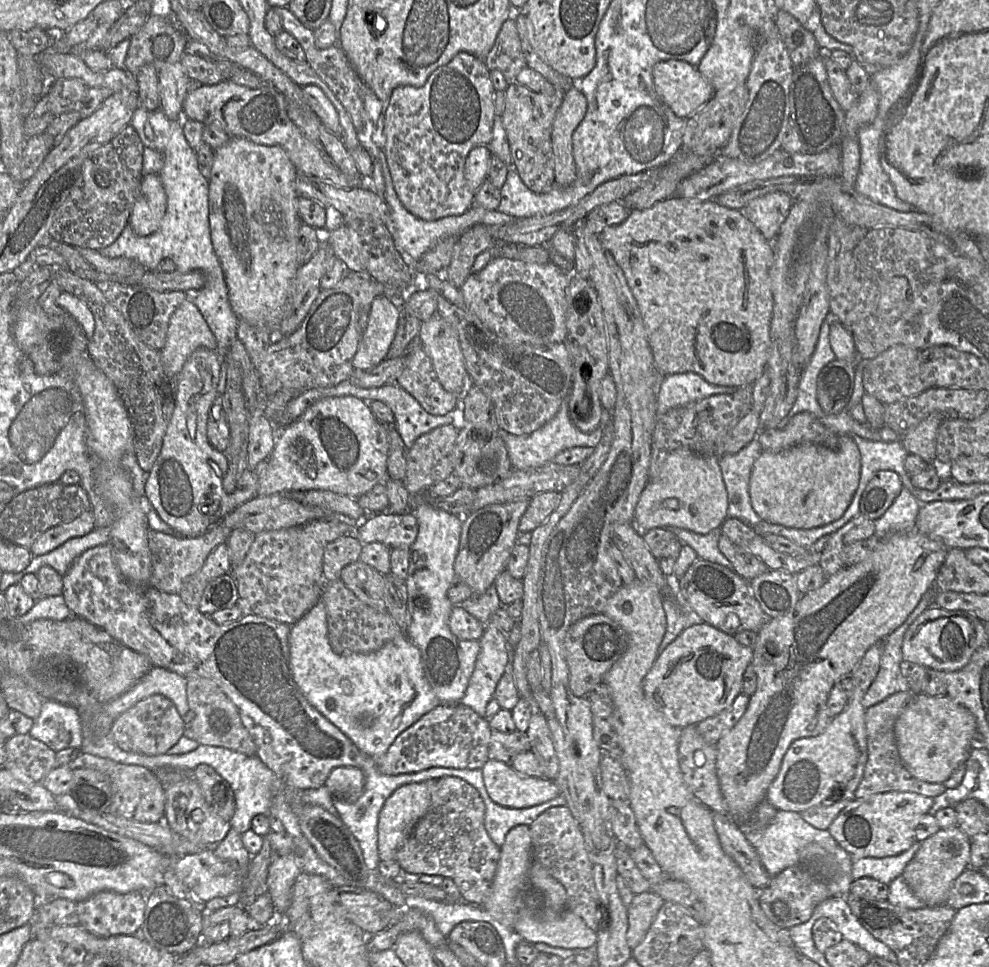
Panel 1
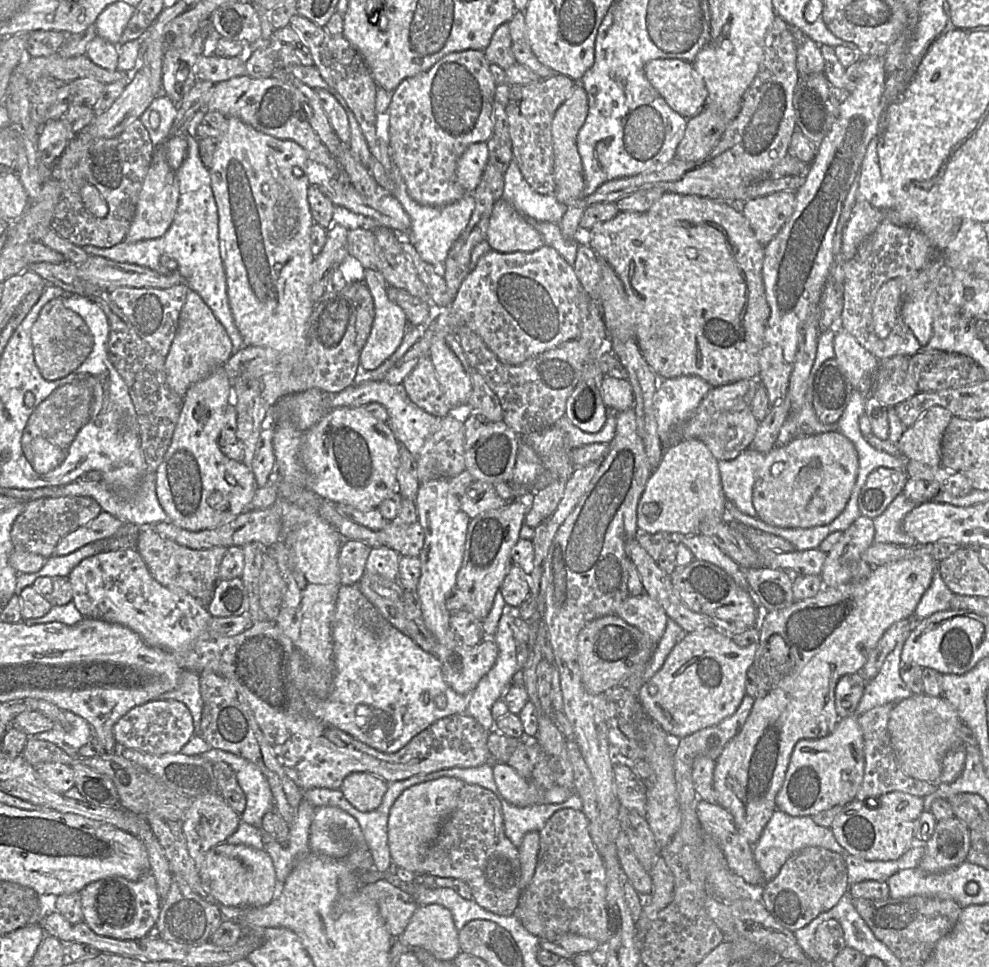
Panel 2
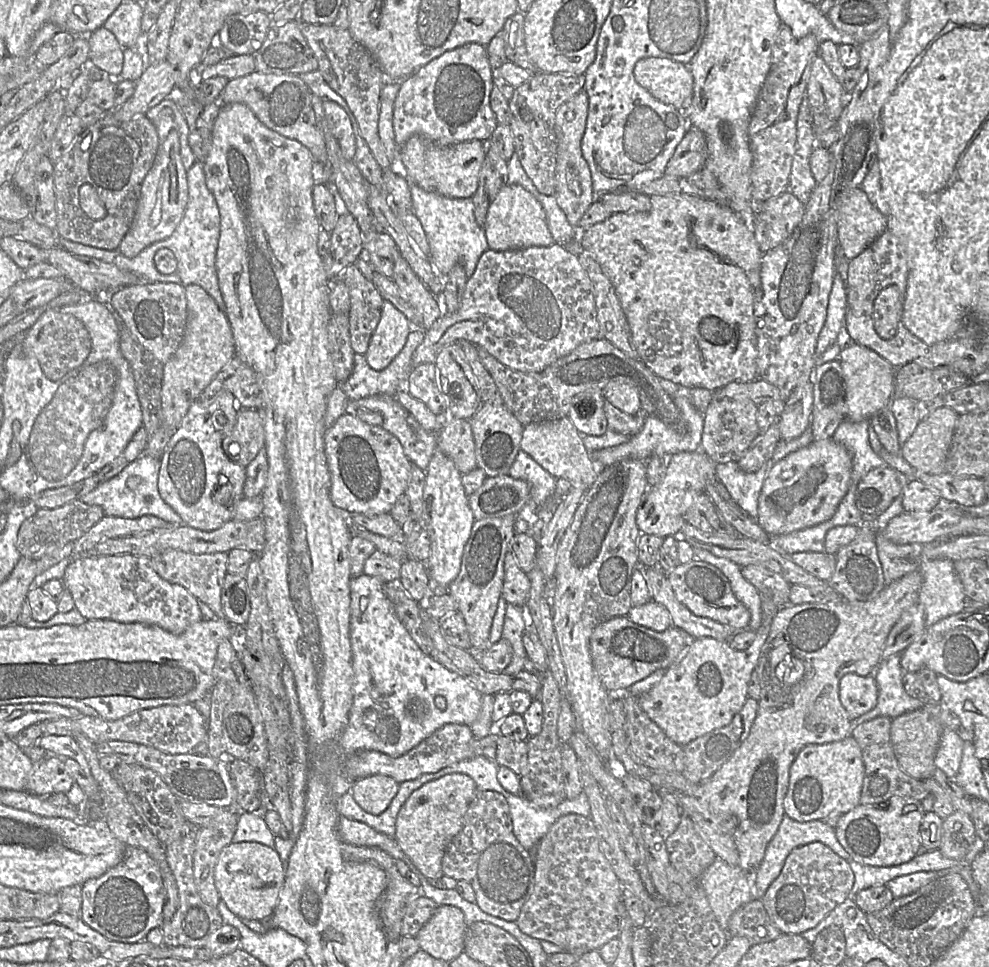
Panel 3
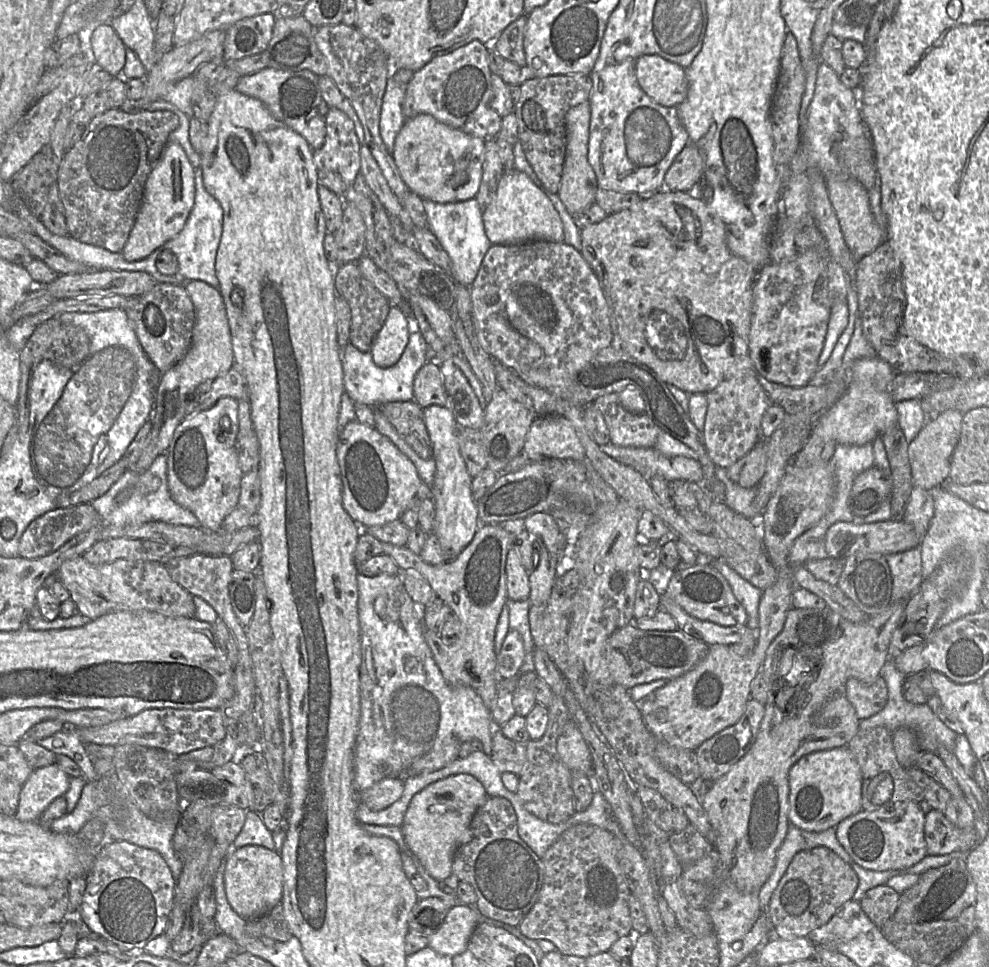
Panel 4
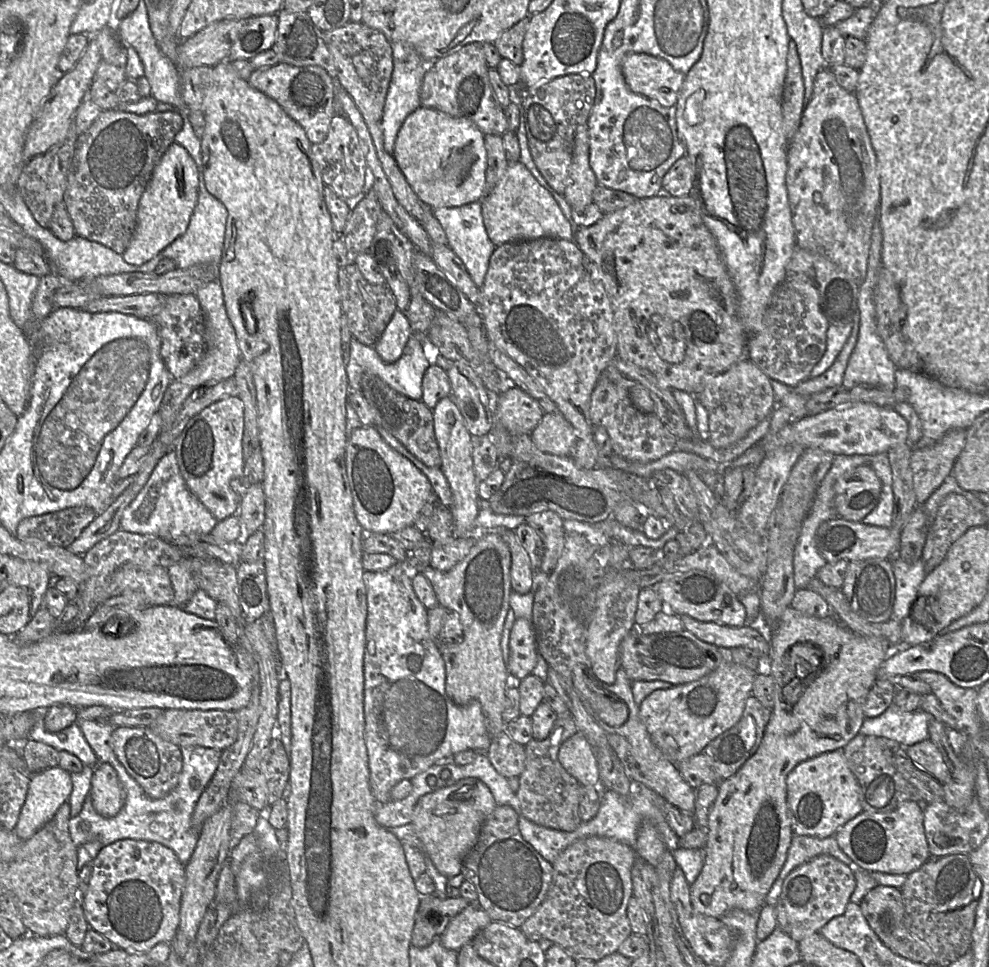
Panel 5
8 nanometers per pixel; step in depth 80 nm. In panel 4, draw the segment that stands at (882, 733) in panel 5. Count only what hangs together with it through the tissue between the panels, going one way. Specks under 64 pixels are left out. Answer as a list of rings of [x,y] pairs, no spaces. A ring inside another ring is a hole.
[[[890,657],[882,667],[880,677],[884,679],[887,685],[887,703],[877,714],[860,720],[860,729],[884,727],[893,733],[900,728],[907,728],[916,734],[921,751],[938,753],[938,749],[944,747],[954,752],[958,735],[938,719],[927,703],[912,704],[905,700],[902,694],[902,685],[906,676],[897,669],[893,657]]]

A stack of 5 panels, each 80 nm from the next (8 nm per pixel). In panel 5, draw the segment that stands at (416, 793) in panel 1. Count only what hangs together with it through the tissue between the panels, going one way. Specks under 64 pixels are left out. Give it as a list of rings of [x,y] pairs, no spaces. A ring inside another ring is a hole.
[[[472,777],[420,797],[413,811],[412,824],[423,852],[441,874],[450,879],[461,873],[463,858],[477,843],[482,825],[496,806],[489,788]]]

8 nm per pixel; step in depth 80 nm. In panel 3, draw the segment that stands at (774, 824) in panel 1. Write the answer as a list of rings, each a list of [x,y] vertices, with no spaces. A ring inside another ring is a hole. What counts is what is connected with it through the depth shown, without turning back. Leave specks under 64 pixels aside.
[[[785,814],[778,828],[777,833],[769,842],[764,858],[758,868],[754,871],[754,882],[756,882],[757,897],[762,899],[772,882],[780,875],[788,855],[797,847],[804,846],[813,842],[821,842],[830,847],[840,857],[850,862],[850,854],[839,843],[835,828],[826,824],[822,820],[812,820],[799,822],[793,820]]]

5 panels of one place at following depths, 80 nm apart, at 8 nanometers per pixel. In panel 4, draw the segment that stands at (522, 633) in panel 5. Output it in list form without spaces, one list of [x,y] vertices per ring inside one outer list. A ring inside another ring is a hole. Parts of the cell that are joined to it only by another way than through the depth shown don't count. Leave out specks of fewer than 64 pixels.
[[[509,630],[500,653],[496,655],[497,673],[502,678],[514,678],[519,675],[525,658],[524,644],[516,630]]]

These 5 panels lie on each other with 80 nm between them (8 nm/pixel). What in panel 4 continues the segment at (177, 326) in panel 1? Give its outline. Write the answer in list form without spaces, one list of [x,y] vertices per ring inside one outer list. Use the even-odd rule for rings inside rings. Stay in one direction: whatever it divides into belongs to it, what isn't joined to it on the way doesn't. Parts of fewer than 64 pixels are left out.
[[[193,280],[185,283],[185,290],[195,309],[191,345],[179,362],[161,374],[156,388],[150,441],[138,461],[128,468],[136,475],[146,471],[154,459],[168,449],[176,428],[189,412],[193,394],[235,365],[230,326],[220,290],[206,282]]]

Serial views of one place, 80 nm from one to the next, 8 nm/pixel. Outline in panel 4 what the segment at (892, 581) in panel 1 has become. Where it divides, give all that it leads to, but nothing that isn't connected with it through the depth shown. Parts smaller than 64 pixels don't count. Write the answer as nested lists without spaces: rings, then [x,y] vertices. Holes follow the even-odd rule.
[[[906,601],[891,602],[881,613],[868,617],[862,623],[853,623],[825,609],[790,609],[782,631],[766,650],[761,673],[766,681],[768,698],[765,714],[757,738],[744,756],[728,773],[713,782],[711,789],[700,798],[714,830],[714,852],[726,869],[727,876],[743,891],[759,892],[771,875],[777,851],[783,843],[790,821],[788,773],[801,757],[809,753],[847,746],[860,729],[860,720],[846,697],[846,682],[850,678],[870,684],[880,677],[886,661],[891,657],[890,642]],[[779,648],[794,648],[798,654],[777,672],[774,669],[775,653]]]

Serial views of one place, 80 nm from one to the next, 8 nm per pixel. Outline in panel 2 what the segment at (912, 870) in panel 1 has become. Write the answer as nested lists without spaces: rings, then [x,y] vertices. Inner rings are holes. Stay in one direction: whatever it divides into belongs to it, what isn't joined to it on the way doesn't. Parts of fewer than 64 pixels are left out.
[[[956,816],[939,821],[932,837],[925,843],[919,869],[940,873],[966,861],[971,848],[971,830]]]

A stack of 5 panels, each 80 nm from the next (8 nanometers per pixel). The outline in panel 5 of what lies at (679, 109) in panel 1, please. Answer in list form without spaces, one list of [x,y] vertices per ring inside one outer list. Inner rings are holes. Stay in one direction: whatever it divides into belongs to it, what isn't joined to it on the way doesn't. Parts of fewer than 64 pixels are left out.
[[[631,53],[624,57],[621,68],[631,91],[657,100],[663,107],[676,106],[685,75],[666,60],[646,53]]]

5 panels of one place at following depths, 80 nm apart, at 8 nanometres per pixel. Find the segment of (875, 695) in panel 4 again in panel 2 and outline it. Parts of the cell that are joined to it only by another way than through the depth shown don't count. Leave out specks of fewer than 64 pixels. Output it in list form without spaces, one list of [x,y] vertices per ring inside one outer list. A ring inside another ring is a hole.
[[[860,673],[846,674],[835,688],[835,707],[841,718],[856,715],[867,681]]]

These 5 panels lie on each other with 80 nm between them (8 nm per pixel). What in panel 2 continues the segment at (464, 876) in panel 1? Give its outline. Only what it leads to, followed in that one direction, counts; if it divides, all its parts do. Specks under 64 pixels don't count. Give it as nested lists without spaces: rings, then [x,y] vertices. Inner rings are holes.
[[[465,783],[455,809],[445,819],[437,837],[426,849],[423,867],[426,874],[464,881],[471,889],[473,900],[489,912],[499,916],[511,916],[518,908],[522,895],[518,847],[505,834],[500,798],[486,788]]]

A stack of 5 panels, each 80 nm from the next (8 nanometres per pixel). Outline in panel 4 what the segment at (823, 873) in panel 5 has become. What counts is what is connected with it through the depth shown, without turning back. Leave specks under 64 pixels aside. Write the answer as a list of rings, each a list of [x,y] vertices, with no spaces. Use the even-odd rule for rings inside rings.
[[[818,846],[799,851],[790,862],[768,904],[766,912],[772,922],[772,930],[783,940],[807,937],[811,931],[827,923],[844,903],[852,899],[858,881],[852,867],[829,848]]]

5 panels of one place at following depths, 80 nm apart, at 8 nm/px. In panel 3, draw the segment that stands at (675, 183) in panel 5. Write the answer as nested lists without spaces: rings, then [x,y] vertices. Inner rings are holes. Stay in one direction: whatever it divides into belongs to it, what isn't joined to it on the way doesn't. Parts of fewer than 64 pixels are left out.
[[[690,126],[666,166],[665,174],[675,178],[688,177],[704,167],[706,158],[705,135],[698,128]]]

